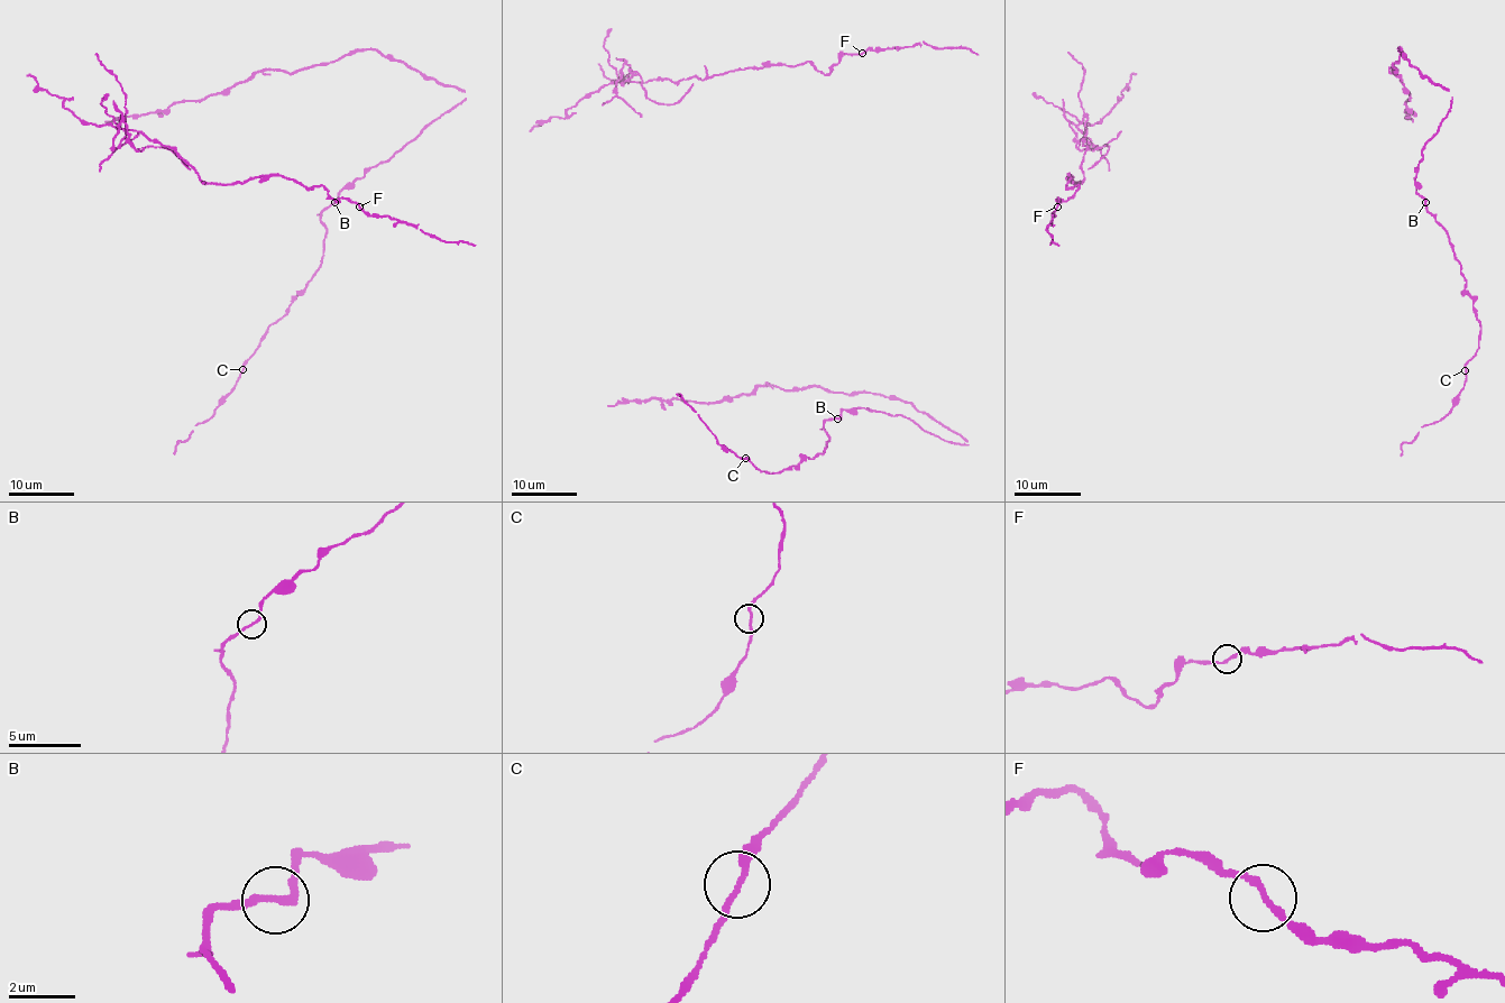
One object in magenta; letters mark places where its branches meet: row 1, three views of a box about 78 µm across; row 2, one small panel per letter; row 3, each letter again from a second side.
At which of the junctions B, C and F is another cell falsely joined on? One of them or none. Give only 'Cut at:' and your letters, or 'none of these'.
Cut at: F

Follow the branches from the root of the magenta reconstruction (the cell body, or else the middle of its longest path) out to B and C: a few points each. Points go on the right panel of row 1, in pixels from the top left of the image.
B: (1405, 90), (1392, 68), (1396, 72), (1400, 48), (1451, 97), (1419, 163), (1415, 184), (1425, 203)
C: (1405, 90), (1392, 68), (1400, 48), (1451, 97), (1422, 149), (1415, 184), (1450, 239), (1479, 321), (1465, 370)

